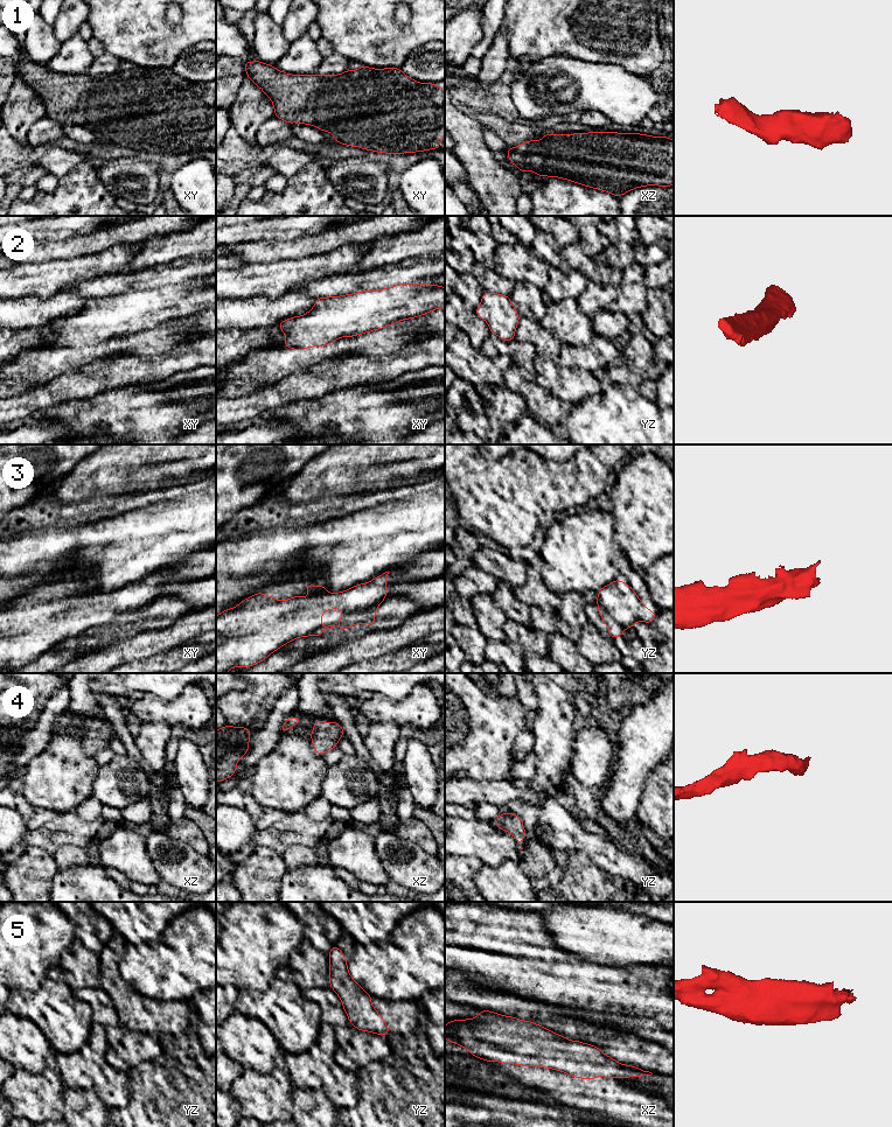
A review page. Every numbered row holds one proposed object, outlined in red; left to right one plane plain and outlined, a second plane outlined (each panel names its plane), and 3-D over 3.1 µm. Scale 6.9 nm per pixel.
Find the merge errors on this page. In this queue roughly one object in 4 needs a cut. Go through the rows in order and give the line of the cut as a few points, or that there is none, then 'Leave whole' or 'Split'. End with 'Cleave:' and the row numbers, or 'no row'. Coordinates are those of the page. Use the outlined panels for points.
1: No split. Leave whole
2: No split. Leave whole
3: Split along xy (378, 604), (345, 613). Split
4: No split. Leave whole
5: No split. Leave whole
Cleave: 3

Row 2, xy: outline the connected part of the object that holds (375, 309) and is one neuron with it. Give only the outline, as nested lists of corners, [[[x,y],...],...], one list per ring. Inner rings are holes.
[[[416,282],[399,284],[383,289],[363,290],[340,296],[316,298],[314,307],[308,313],[302,316],[286,318],[278,323],[277,327],[286,335],[283,346],[293,348],[297,352],[300,352],[307,348],[326,346],[341,337],[351,337],[383,329],[388,326],[396,324],[400,320],[414,318],[444,307],[445,287],[428,284],[418,285]]]

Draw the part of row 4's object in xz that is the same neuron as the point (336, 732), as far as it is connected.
[[[315,720],[311,732],[313,749],[319,755],[325,755],[329,749],[336,748],[339,740],[344,736],[342,726],[339,722],[325,722]]]

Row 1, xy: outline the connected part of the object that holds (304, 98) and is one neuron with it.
[[[259,60],[255,62],[244,61],[244,68],[246,71],[246,78],[252,79],[255,84],[258,85],[259,89],[263,90],[264,93],[271,99],[274,108],[274,117],[279,118],[283,121],[288,124],[295,124],[297,121],[302,125],[313,125],[320,131],[333,133],[334,141],[341,145],[348,145],[350,147],[360,147],[365,150],[372,150],[377,153],[385,154],[404,154],[404,153],[416,153],[416,152],[425,152],[428,149],[438,149],[440,148],[440,139],[445,135],[445,91],[440,89],[437,84],[433,83],[419,83],[411,77],[403,74],[400,68],[384,68],[384,69],[375,69],[368,68],[367,65],[362,65],[361,68],[351,71],[346,70],[340,75],[328,74],[326,76],[320,76],[319,74],[313,75],[291,75],[283,72],[274,68],[274,65],[266,64],[260,62]]]

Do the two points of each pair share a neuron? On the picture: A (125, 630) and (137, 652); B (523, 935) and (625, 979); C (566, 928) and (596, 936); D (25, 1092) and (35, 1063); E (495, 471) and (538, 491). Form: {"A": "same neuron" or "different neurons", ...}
{"A": "different neurons", "B": "same neuron", "C": "same neuron", "D": "different neurons", "E": "same neuron"}

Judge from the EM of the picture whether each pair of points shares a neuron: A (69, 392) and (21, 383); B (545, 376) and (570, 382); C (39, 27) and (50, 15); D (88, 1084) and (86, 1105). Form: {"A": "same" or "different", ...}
{"A": "different", "B": "same", "C": "different", "D": "different"}

